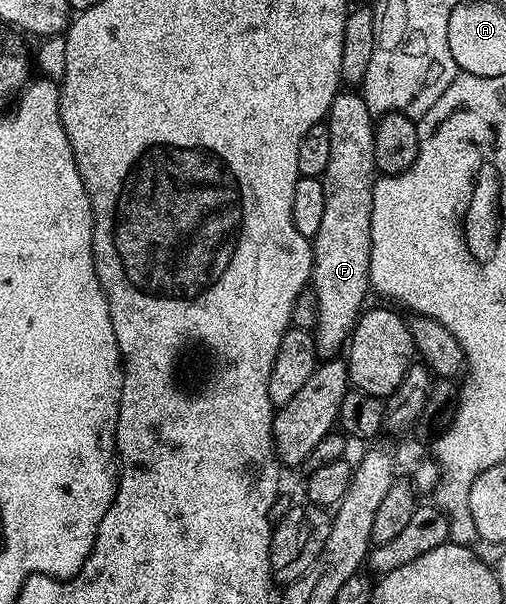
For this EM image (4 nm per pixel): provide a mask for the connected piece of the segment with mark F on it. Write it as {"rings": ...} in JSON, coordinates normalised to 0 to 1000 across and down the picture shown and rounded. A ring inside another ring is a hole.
{"rings":[[[670,151],[656,164],[656,177],[644,185],[640,205],[648,210],[648,224],[656,224],[656,238],[648,276],[634,290],[640,356],[632,382],[625,382],[617,396],[621,434],[611,470],[625,488],[628,510],[628,526],[617,546],[621,573],[628,578],[630,593],[660,594],[678,583],[700,533],[725,503],[723,485],[733,483],[731,371],[735,316],[743,298],[743,194],[727,184],[713,152]]]}

